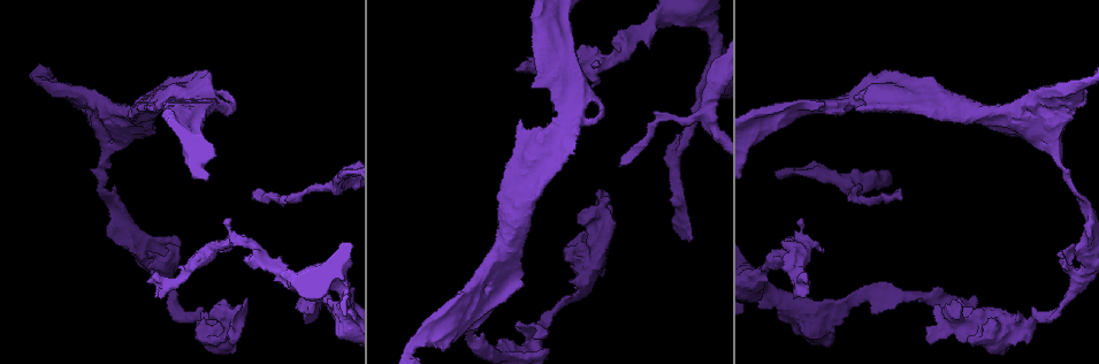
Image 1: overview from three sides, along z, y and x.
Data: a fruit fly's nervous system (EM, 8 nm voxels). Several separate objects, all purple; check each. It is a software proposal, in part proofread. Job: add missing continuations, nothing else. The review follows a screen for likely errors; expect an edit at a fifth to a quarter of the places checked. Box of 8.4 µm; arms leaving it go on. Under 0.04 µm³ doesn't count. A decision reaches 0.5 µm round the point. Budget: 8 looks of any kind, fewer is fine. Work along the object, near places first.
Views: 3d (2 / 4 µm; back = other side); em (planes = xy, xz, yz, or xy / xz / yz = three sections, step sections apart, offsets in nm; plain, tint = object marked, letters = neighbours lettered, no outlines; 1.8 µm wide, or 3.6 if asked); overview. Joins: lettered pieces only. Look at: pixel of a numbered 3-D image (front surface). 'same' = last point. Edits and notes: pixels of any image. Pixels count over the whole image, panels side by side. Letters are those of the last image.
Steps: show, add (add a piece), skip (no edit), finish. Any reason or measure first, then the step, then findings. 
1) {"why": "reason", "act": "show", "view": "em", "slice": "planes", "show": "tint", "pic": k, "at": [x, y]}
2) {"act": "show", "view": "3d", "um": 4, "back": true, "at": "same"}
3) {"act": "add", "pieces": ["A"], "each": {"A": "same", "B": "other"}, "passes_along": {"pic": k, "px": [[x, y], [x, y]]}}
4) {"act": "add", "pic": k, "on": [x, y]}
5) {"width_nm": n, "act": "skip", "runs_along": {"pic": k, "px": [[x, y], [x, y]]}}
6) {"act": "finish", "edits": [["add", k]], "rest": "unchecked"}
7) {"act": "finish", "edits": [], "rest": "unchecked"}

{"why": "three arms meet", "act": "show", "view": "3d", "um": 2, "pic": 1, "at": [532, 346]}

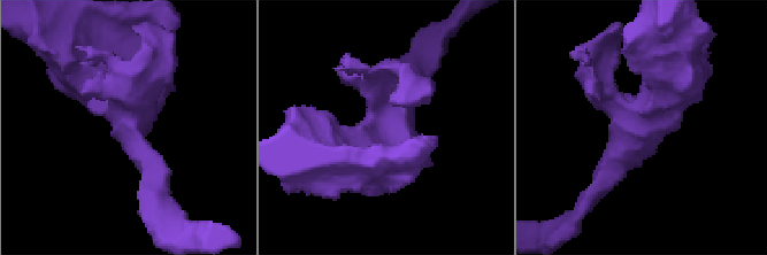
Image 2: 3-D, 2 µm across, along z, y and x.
{"why": "need the tissue", "act": "show", "view": "em", "slice": "yz", "step": 8, "show": "tint", "pic": 2, "at": [389, 125]}

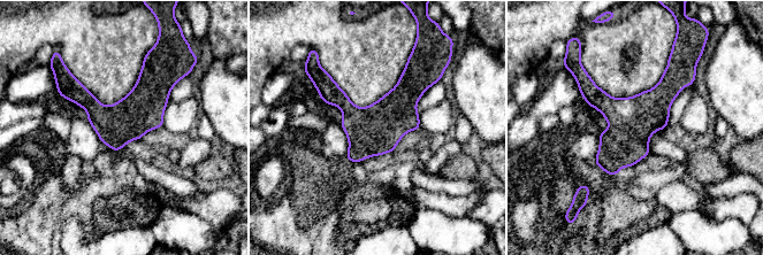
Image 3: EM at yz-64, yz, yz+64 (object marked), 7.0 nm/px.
{"why": "cut it another way", "act": "show", "view": "em", "slice": "planes", "show": "letters", "at": "same"}

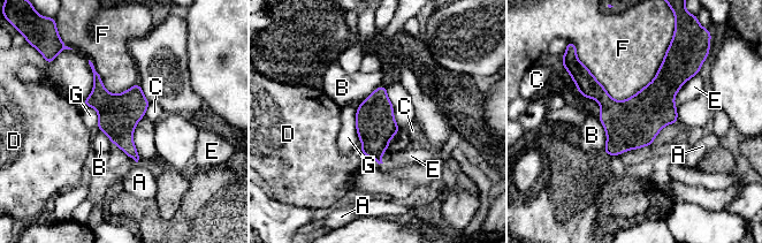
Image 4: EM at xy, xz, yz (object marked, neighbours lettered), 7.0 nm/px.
{"act": "skip", "each": {"A": "other", "B": "other", "C": "other", "D": "other", "E": "other", "F": "other", "G": "other"}, "found": "no lettered piece goes on from it"}

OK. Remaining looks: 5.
{"why": "an open end", "act": "show", "view": "em", "slice": "yz", "step": 4, "show": "tint", "pic": 1, "at": [148, 282]}

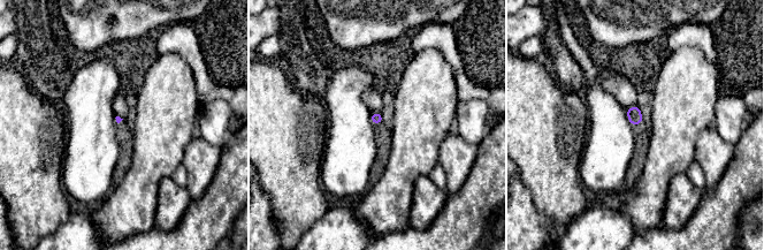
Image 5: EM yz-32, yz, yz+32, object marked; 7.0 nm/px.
{"act": "show", "view": "em", "slice": "planes", "show": "letters", "at": "same"}

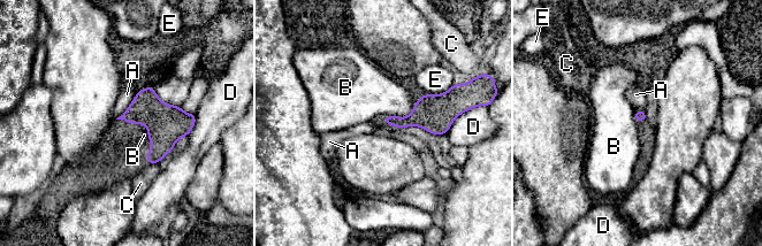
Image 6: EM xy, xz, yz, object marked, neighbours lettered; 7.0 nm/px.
{"act": "skip", "each": {"A": "other", "B": "other", "C": "other", "D": "other", "E": "other"}, "border": {"pic": 6, "px": [[414, 104], [405, 116], [383, 116]]}, "found": "none of them fits"}

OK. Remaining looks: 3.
{"why": "thin end", "act": "show", "view": "em", "slice": "planes", "show": "letters", "pic": 1, "at": [620, 165]}

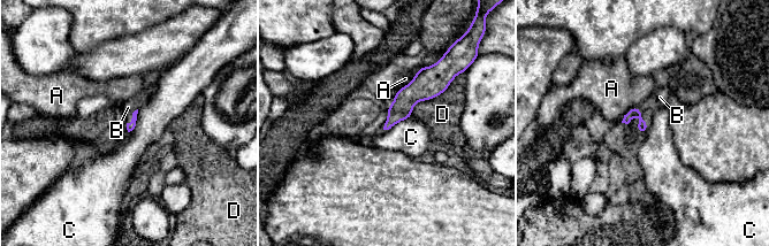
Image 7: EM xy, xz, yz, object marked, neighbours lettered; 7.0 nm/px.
{"act": "add", "pieces": ["B"], "each": {"A": "other", "B": "same", "C": "other", "D": "other"}, "passes_along": {"pic": 7, "px": [[642, 127], [642, 116], [660, 97]]}, "found": "the neuron continues"}

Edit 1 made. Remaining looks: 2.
{"act": "finish", "edits": [["add", 7]], "rest": "unchecked"}

